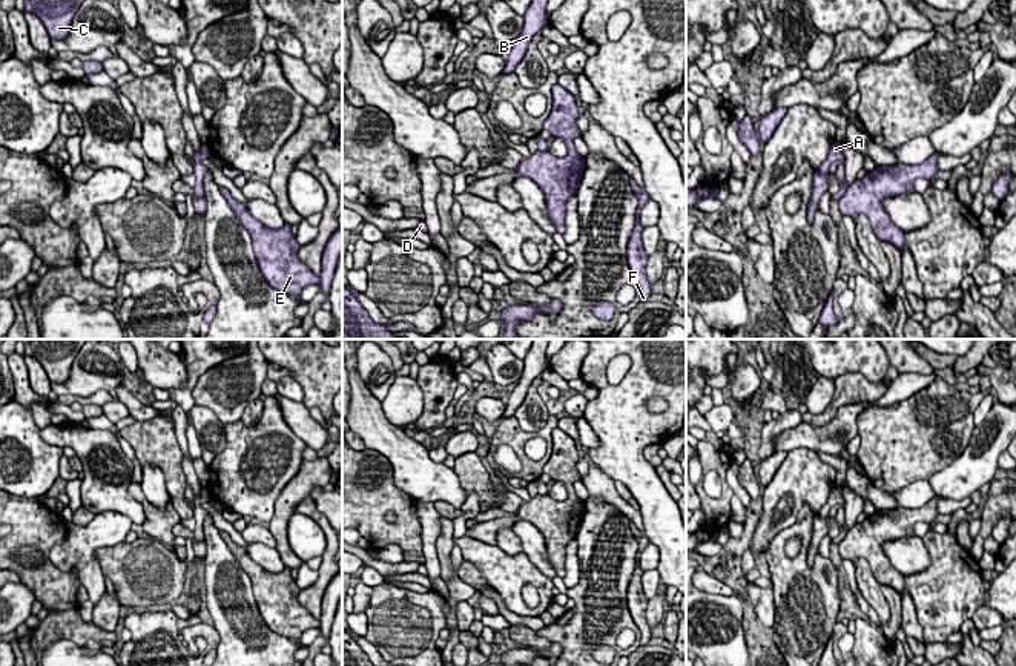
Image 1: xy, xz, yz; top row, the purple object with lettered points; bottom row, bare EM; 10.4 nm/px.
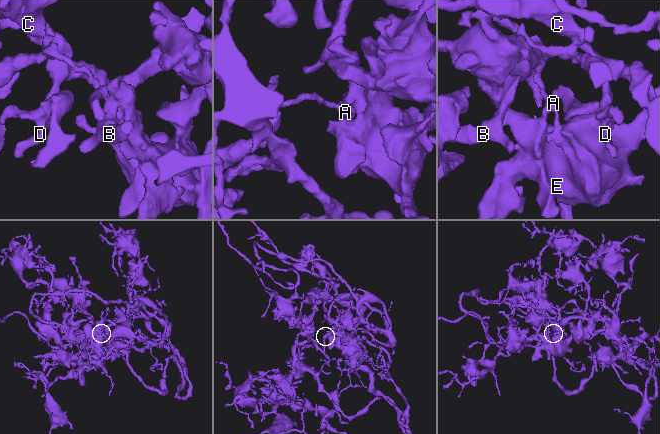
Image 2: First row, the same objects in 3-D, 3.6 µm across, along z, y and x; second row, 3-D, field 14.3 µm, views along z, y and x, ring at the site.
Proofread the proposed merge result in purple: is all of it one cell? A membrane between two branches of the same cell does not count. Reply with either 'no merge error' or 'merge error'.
merge error

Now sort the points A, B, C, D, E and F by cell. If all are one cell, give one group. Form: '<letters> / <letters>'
A / B C D E F

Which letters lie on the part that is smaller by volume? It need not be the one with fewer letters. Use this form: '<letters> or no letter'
A

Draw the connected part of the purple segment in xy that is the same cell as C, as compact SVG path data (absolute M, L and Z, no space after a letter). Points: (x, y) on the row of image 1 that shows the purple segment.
M25 0L25 11L35 14L54 40L69 35L71 23L84 0Z

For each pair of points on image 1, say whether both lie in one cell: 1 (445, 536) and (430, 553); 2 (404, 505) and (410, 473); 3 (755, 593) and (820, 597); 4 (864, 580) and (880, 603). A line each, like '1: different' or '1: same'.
1: different
2: different
3: different
4: same

